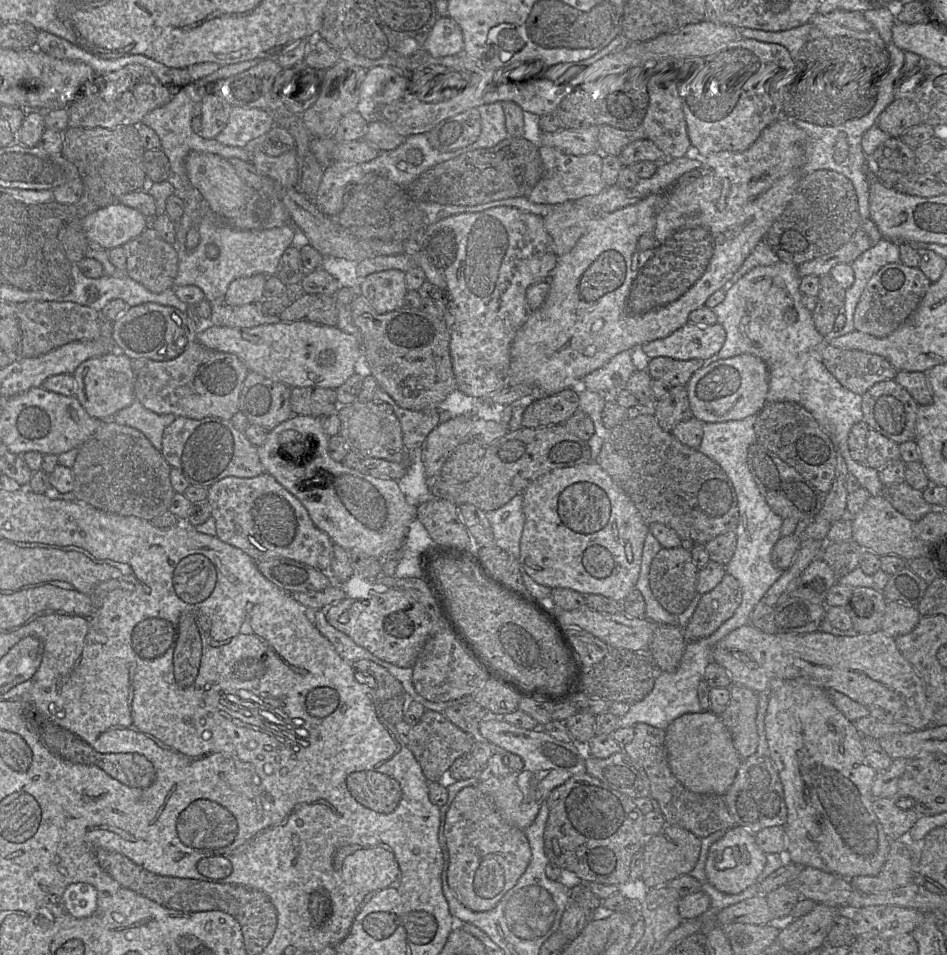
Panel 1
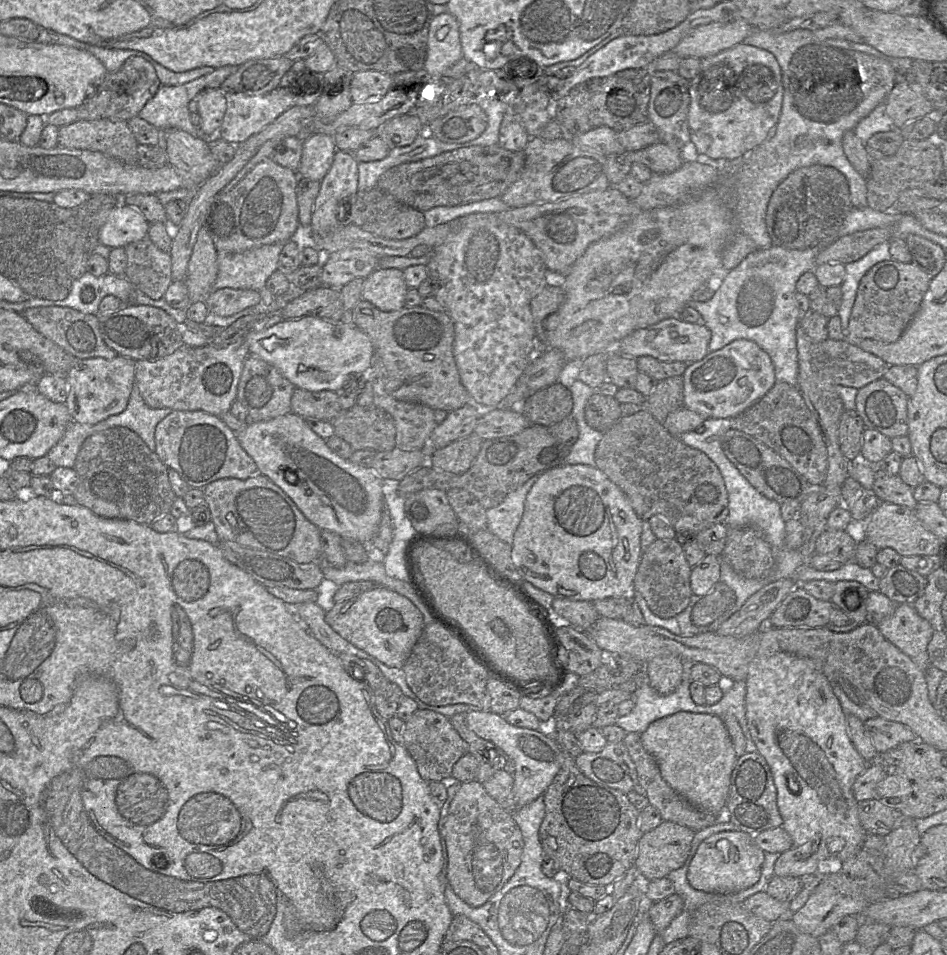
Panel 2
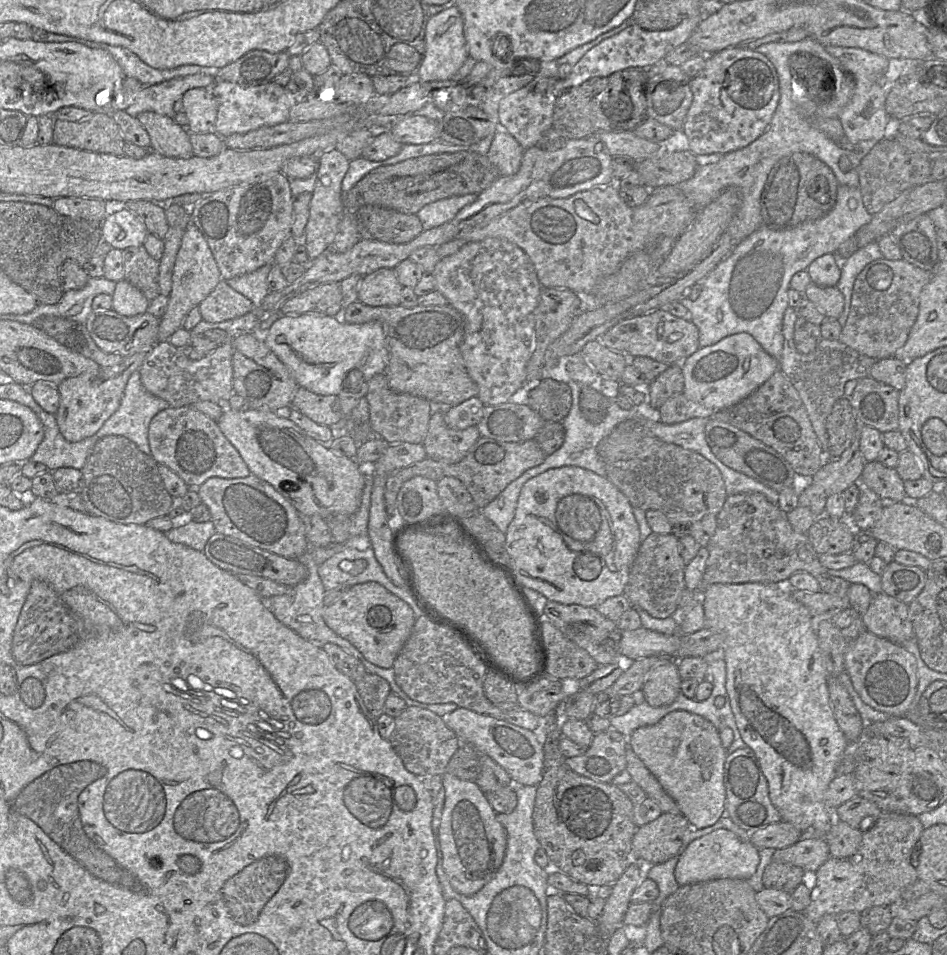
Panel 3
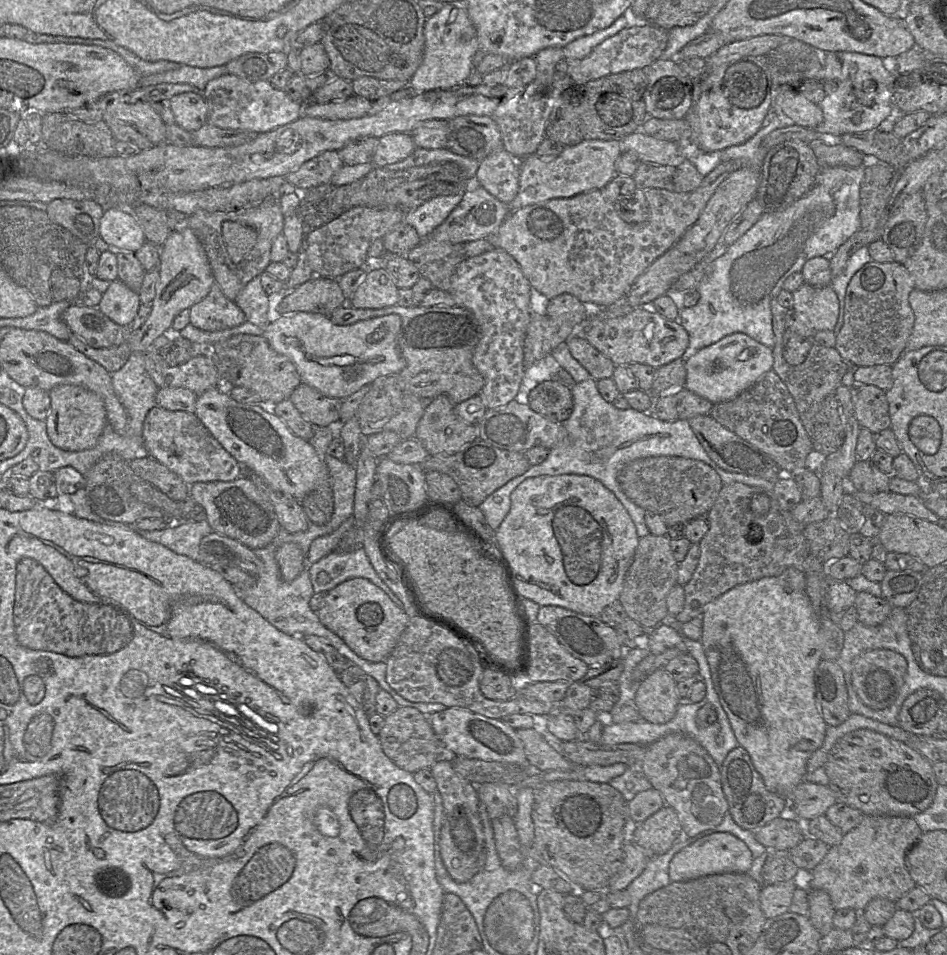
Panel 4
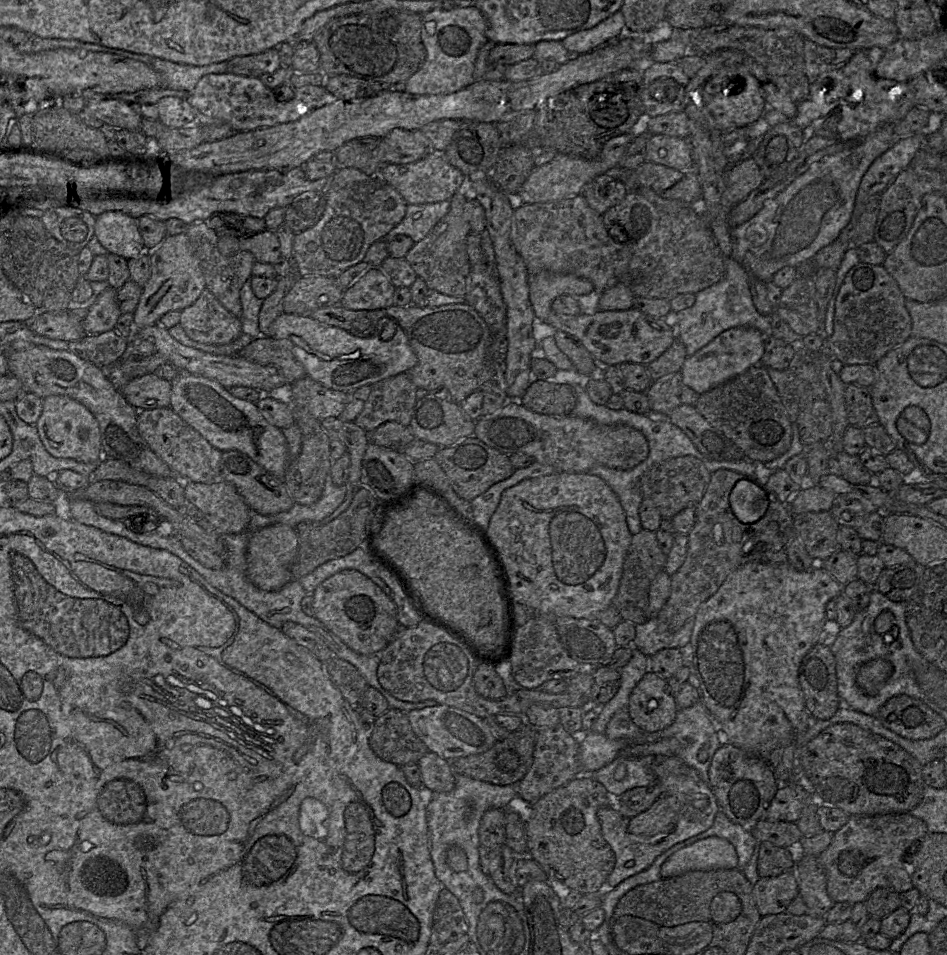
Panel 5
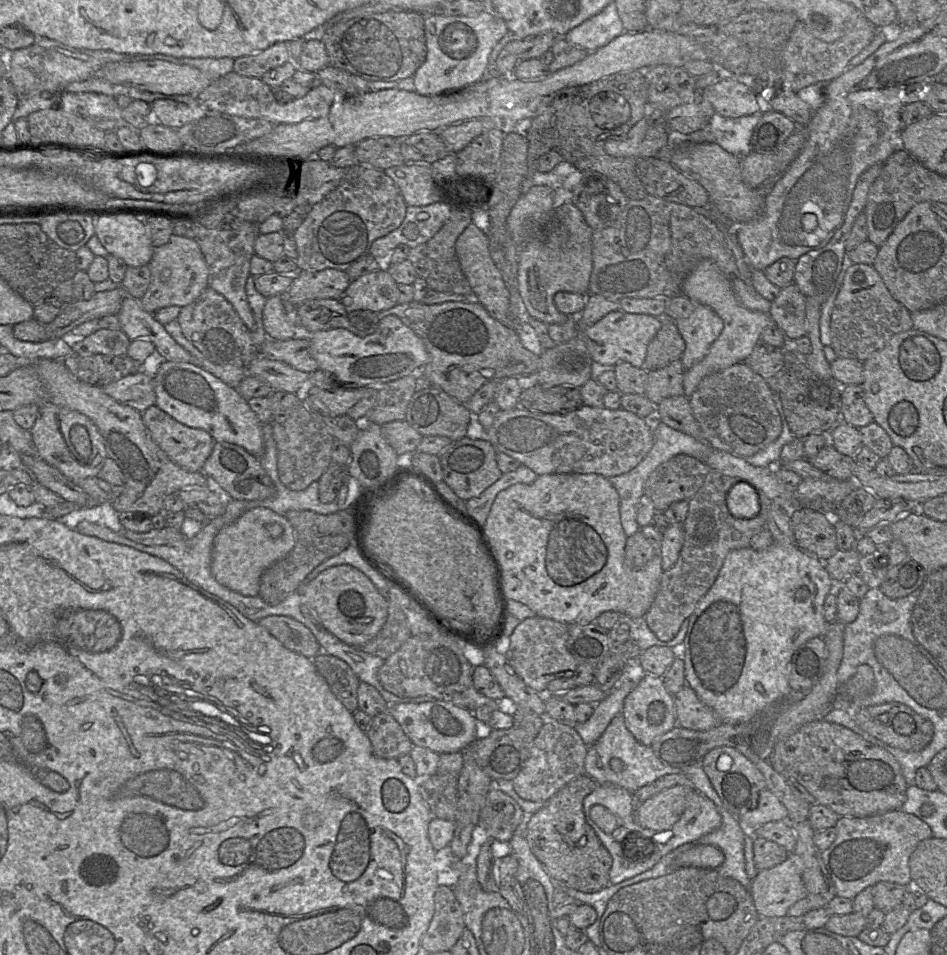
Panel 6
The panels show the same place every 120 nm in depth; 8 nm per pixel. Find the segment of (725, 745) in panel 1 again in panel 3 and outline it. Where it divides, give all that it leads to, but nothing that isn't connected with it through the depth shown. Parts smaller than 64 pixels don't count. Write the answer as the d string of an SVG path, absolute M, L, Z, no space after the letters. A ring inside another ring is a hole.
M684 710L673 711L654 725L636 729L628 737L628 746L656 777L666 793L675 800L681 814L693 829L712 826L726 815L724 764L728 754L722 745L718 730L710 721Z

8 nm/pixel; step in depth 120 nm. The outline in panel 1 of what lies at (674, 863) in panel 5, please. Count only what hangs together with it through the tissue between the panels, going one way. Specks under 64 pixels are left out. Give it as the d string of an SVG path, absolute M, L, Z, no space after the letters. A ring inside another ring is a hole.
M734 826L711 845L705 864L706 877L718 891L739 894L756 882L764 870L766 859L766 854L757 845L754 834L741 826Z

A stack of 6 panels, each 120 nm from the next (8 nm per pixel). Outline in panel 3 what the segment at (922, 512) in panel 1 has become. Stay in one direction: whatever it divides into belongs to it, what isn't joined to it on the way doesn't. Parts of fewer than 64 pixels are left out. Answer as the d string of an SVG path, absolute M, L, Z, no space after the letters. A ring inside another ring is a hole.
M879 461L866 462L859 484L875 492L885 503L908 501L901 479L895 468L888 468Z

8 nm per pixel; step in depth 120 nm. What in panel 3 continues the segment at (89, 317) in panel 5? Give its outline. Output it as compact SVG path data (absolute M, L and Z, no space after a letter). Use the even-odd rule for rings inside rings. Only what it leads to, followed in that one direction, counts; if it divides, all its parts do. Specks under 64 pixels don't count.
M126 280L116 283L112 294L112 310L120 315L132 317L147 312L148 298L135 286Z

